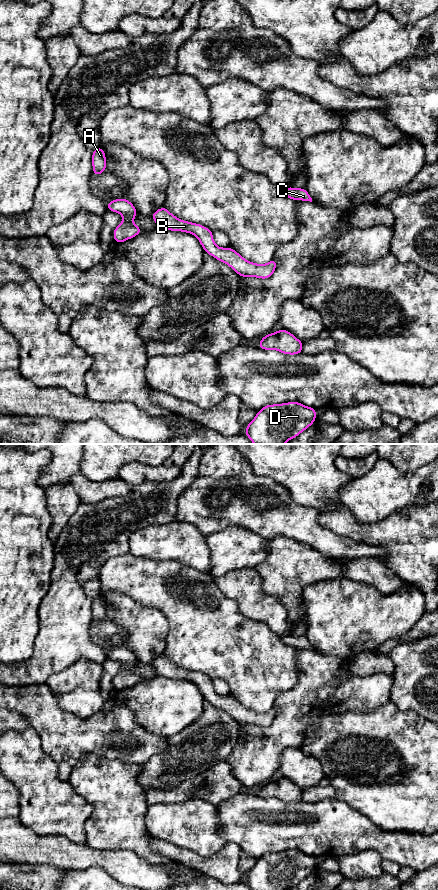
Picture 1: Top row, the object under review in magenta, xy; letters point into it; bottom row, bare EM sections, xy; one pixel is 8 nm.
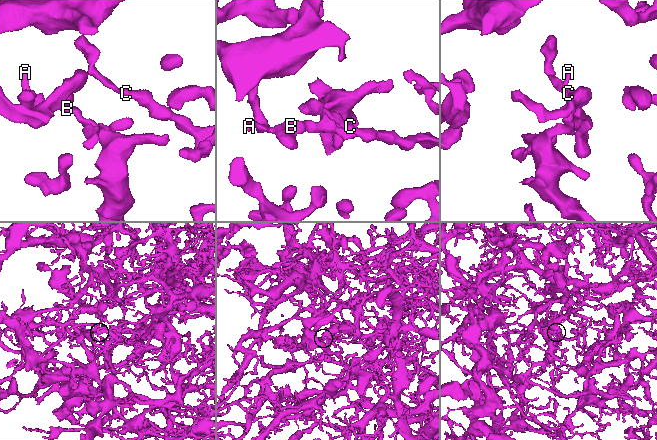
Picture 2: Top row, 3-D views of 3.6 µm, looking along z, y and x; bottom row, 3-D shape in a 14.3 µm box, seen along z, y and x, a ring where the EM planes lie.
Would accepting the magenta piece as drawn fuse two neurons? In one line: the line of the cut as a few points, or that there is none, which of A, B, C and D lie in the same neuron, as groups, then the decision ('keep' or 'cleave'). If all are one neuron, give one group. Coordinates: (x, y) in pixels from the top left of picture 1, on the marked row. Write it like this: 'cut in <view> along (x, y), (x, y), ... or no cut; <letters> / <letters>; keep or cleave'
no cut; A B C D; keep

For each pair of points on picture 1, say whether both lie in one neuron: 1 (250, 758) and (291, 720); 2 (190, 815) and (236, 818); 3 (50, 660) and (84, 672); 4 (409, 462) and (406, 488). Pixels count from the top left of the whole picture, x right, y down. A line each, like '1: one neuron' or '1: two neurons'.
1: one neuron
2: two neurons
3: two neurons
4: two neurons

